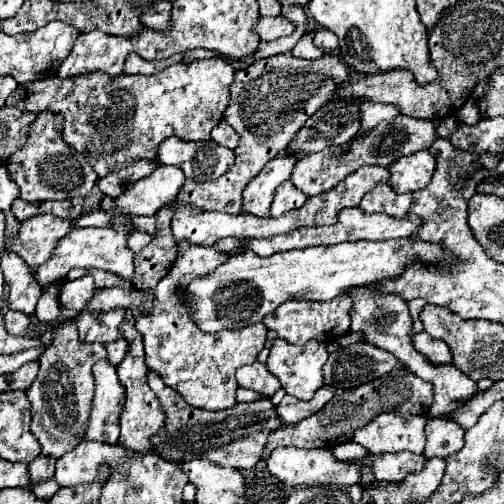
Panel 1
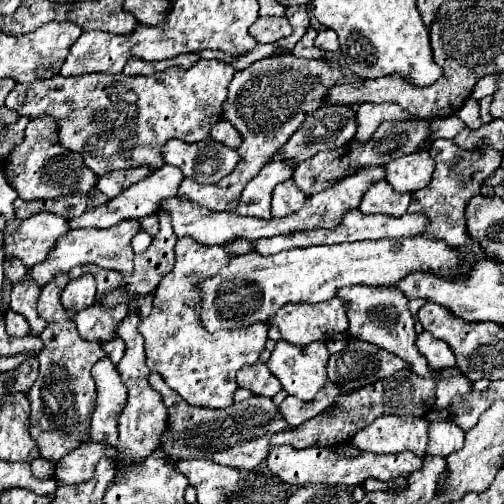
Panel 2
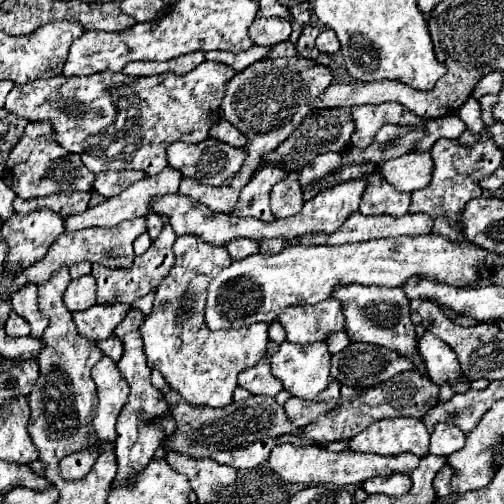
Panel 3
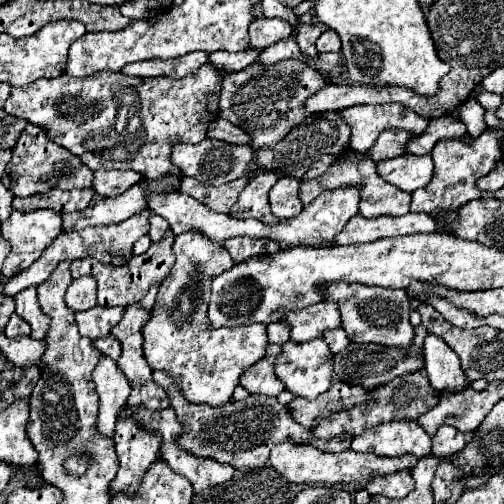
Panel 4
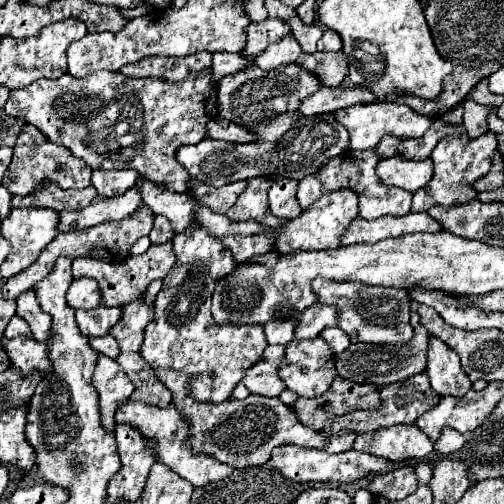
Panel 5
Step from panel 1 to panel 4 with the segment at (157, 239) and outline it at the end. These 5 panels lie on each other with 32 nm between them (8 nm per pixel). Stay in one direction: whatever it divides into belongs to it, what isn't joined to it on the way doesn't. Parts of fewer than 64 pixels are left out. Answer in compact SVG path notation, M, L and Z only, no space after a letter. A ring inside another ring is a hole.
M171 229L166 231L166 238L162 242L150 244L150 248L142 256L132 256L128 264L122 266L110 266L110 264L100 264L92 258L82 258L72 262L70 266L71 276L77 279L81 276L92 276L98 282L98 304L100 306L128 306L134 302L140 302L148 288L154 282L162 282L168 272L172 270L175 264L175 255L172 249L172 238L175 238Z

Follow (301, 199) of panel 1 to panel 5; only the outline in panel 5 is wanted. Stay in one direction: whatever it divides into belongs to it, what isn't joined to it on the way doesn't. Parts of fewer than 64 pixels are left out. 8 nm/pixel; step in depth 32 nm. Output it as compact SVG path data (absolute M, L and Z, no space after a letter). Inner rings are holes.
M276 180L270 190L268 190L268 200L270 200L270 210L278 218L292 220L302 214L302 208L296 200L296 180Z

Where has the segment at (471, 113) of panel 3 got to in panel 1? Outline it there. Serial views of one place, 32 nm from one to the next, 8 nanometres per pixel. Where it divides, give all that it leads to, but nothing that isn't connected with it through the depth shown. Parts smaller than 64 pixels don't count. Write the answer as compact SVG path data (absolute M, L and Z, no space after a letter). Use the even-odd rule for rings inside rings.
M468 100L460 110L458 110L458 114L456 114L464 124L468 124L468 126L476 126L478 122L480 122L480 112L478 112L478 106L472 102L472 100Z

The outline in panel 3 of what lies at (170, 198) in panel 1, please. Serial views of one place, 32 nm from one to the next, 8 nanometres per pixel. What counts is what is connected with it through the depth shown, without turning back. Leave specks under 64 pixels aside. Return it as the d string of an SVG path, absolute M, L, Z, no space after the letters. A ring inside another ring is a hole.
M166 168L164 172L160 172L160 176L148 176L148 178L142 178L140 182L132 184L128 190L124 190L120 196L114 196L114 198L108 198L96 206L90 206L88 210L84 210L82 214L72 214L72 216L66 216L64 218L64 226L68 232L74 232L74 230L82 230L82 228L90 228L90 226L102 226L102 228L110 228L110 226L116 226L118 222L122 220L128 220L128 218L134 218L134 216L142 216L142 214L148 214L152 208L150 208L150 202L152 198L156 196L164 196L164 194L174 194L178 192L178 186L180 186L180 180L182 180L182 174L174 168Z

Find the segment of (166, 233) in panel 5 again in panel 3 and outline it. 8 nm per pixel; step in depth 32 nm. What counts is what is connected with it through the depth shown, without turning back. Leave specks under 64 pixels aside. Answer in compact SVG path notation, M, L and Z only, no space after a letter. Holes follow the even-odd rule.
M148 214L148 222L146 222L146 226L148 226L148 234L150 234L150 238L152 240L156 240L158 238L158 234L160 234L160 230L164 228L164 220L158 216L158 214Z

